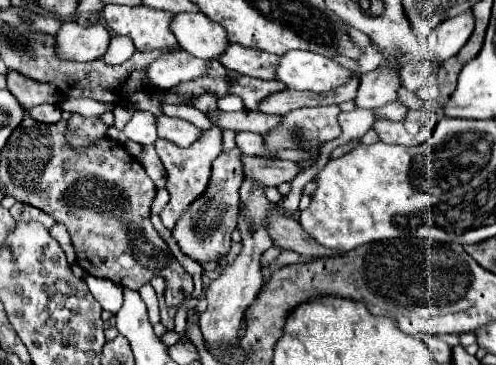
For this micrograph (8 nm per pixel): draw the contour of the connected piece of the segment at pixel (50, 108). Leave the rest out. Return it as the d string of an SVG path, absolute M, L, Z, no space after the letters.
M41 104L37 108L29 110L29 116L37 122L45 122L45 124L55 124L61 120L61 108L55 104Z

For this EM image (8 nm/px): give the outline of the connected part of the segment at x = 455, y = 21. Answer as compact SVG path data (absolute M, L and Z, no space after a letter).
M463 12L455 18L441 22L435 30L435 34L437 34L435 56L443 62L449 60L451 56L455 56L465 46L469 36L473 34L473 28L475 28L475 20L473 20L471 12Z

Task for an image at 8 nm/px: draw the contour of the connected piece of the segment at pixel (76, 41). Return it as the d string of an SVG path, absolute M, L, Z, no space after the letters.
M65 22L55 36L55 52L63 60L89 62L105 54L109 46L109 32L101 24L81 26L77 22Z

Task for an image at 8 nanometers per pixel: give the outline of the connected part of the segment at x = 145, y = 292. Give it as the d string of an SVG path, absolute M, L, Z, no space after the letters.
M145 284L141 290L139 290L143 302L147 304L147 310L149 310L149 320L151 324L157 324L159 322L159 304L157 304L157 296L155 296L155 290L151 284Z

